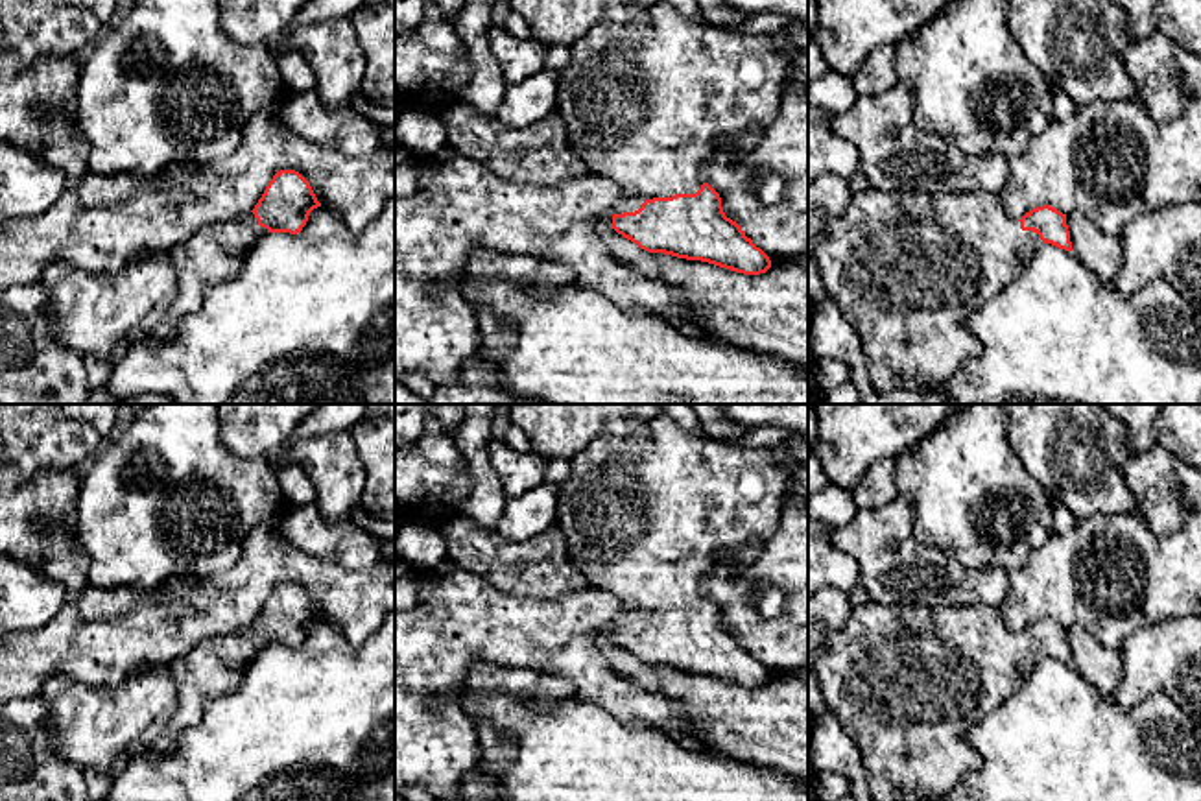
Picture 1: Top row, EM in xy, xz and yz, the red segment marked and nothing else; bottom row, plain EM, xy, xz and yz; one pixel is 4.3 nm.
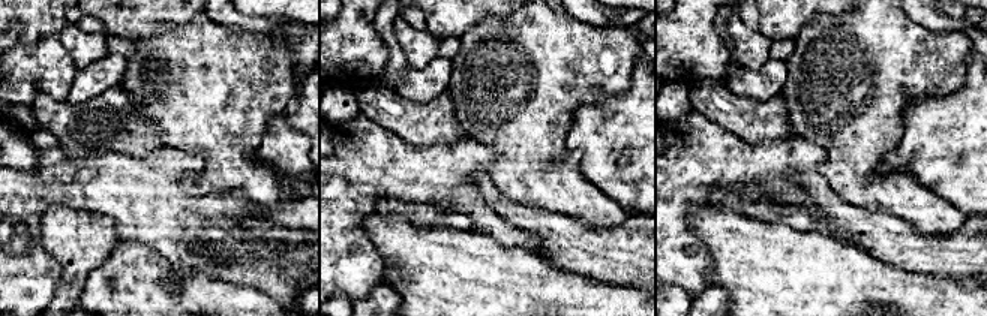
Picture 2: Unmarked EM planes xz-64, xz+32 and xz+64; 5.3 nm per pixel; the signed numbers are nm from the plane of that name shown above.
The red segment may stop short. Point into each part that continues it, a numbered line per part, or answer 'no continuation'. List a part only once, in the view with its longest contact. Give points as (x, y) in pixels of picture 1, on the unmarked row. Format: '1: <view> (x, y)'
1: xz (646, 517)

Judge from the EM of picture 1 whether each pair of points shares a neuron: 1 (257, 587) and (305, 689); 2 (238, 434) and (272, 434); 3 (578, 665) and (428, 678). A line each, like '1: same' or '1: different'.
1: different
2: same
3: same

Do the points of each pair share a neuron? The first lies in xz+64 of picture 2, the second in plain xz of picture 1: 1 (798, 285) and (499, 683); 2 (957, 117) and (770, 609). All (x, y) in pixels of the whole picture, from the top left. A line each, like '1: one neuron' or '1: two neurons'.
1: two neurons
2: two neurons

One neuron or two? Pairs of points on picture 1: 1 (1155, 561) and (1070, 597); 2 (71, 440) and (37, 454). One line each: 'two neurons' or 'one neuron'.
1: one neuron
2: one neuron

